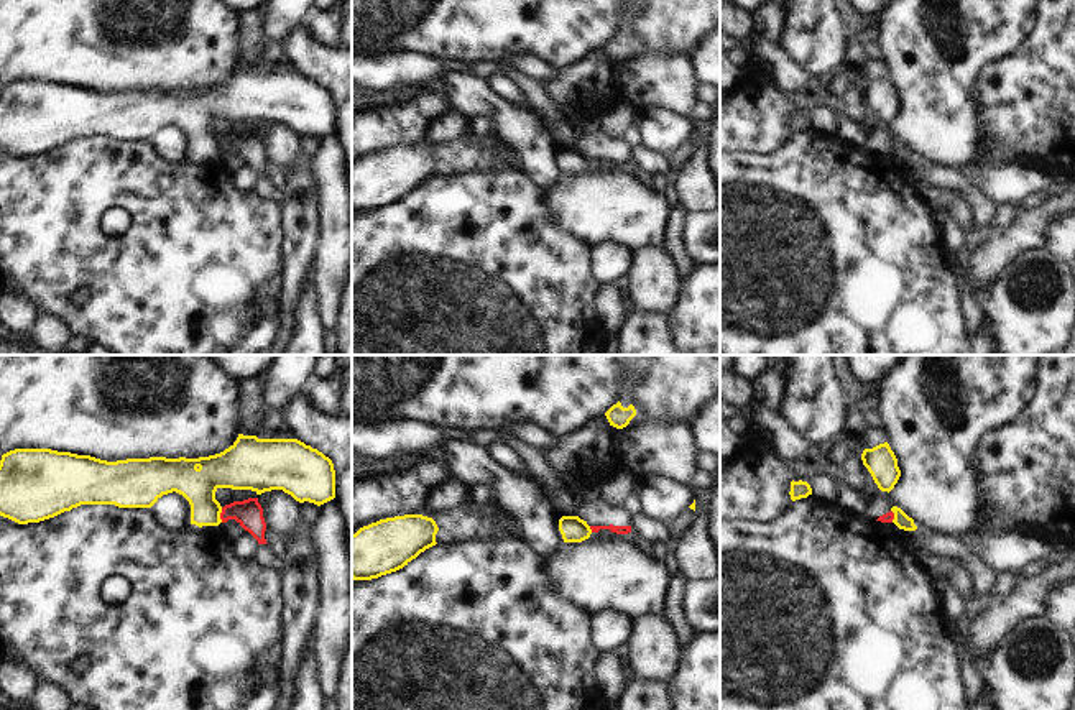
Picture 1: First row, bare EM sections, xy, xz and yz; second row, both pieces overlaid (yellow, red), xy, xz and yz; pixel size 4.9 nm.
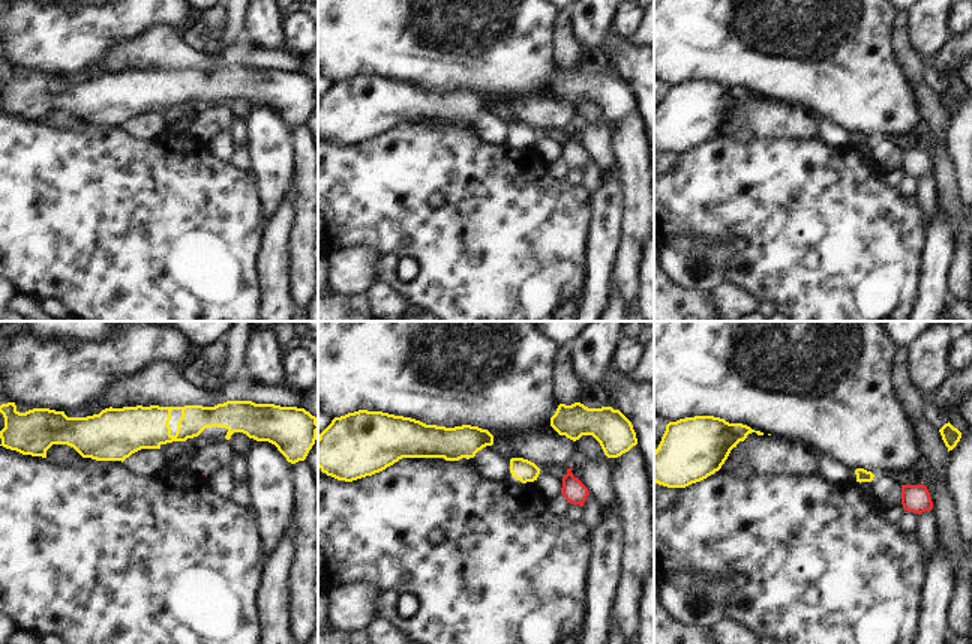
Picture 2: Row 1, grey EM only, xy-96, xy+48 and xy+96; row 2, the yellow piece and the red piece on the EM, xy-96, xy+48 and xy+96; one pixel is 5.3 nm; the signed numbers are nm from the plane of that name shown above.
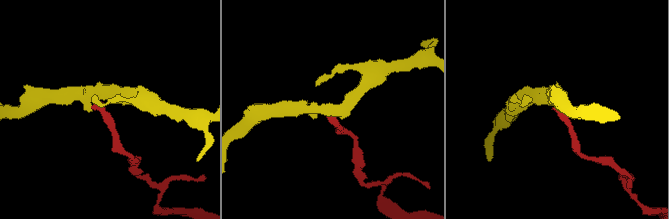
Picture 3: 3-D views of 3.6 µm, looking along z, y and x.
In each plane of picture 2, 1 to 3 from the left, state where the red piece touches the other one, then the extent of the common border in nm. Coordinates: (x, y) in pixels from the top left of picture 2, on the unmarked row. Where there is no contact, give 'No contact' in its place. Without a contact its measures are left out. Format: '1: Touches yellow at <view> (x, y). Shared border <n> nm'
1: No contact
2: No contact
3: No contact

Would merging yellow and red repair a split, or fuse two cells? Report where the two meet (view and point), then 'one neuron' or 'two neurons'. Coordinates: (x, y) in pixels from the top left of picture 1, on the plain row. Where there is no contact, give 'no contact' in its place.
meets yellow in xy at (219, 147); two neurons

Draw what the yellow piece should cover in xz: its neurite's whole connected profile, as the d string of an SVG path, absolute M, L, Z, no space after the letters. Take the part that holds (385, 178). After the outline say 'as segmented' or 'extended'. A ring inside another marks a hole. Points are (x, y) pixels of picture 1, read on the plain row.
M404 146L380 151L352 166L352 210L371 212L408 197L436 178L439 159L432 150Z; as segmented

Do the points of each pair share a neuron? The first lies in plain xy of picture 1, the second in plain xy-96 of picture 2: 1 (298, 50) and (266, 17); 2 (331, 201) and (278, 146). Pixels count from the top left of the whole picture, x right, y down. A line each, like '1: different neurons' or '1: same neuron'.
1: same neuron
2: different neurons

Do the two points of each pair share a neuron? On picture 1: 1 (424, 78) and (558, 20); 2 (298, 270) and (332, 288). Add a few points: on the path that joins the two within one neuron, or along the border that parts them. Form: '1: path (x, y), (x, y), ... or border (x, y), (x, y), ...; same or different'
1: border (401, 51), (418, 51), (439, 59); different
2: border (318, 239), (313, 268), (308, 276); different

